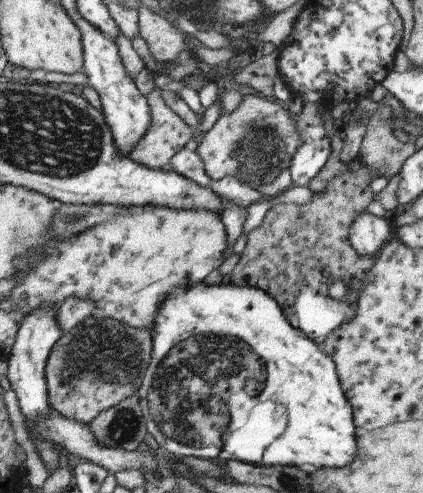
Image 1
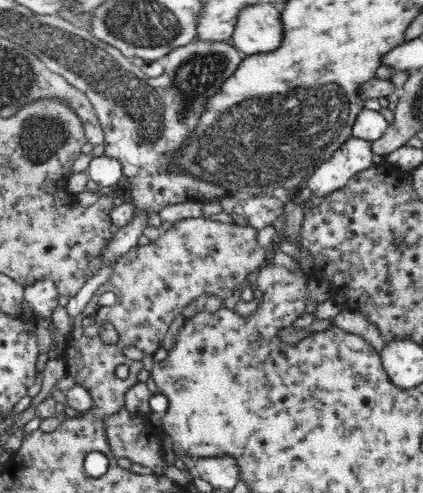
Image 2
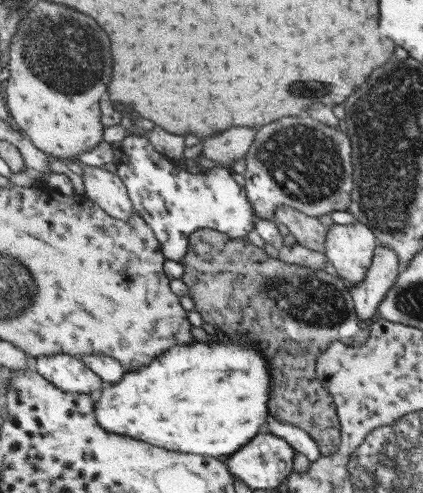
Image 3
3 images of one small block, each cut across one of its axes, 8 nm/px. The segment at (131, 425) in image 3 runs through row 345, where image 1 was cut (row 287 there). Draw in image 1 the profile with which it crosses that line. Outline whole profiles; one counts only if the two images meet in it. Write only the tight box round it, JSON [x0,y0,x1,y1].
[139,282,357,468]

